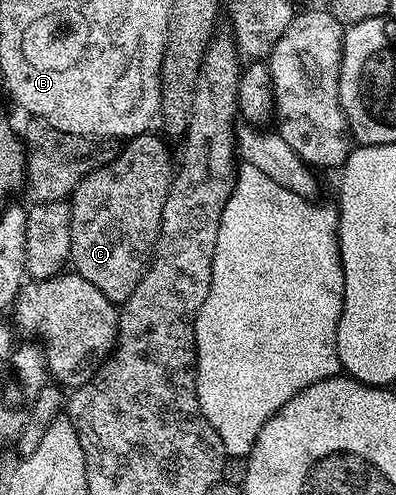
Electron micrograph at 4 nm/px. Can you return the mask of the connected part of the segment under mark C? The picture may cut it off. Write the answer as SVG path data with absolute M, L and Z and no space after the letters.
M148 131L130 138L126 142L124 149L120 148L115 154L115 159L108 165L102 165L99 169L94 169L90 175L79 180L79 185L71 192L69 204L71 207L71 259L70 264L73 266L74 272L81 275L81 279L89 279L89 283L93 283L93 287L97 287L97 291L101 291L101 295L105 295L105 299L121 303L125 299L129 299L129 295L133 295L133 287L137 287L137 283L143 278L143 270L149 264L149 258L155 247L155 240L159 234L161 227L161 211L165 211L165 199L169 195L169 187L171 186L171 178L173 176L173 153L167 150L168 142L162 136L154 137L154 132Z

